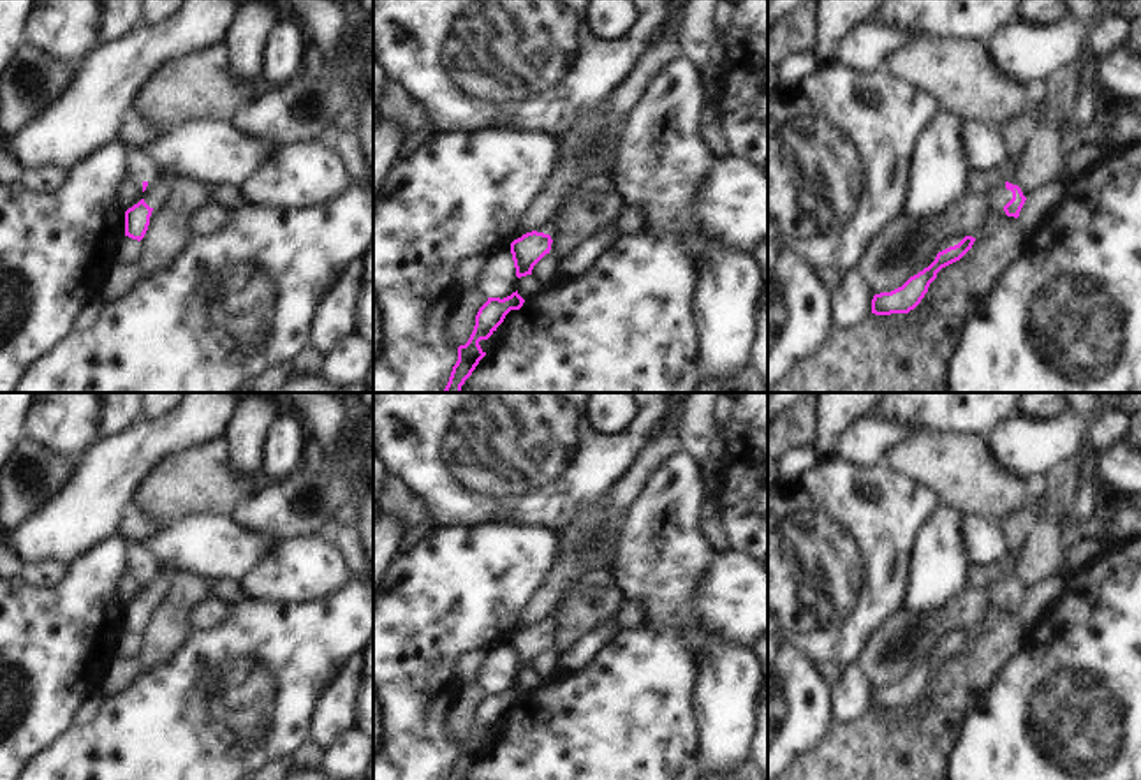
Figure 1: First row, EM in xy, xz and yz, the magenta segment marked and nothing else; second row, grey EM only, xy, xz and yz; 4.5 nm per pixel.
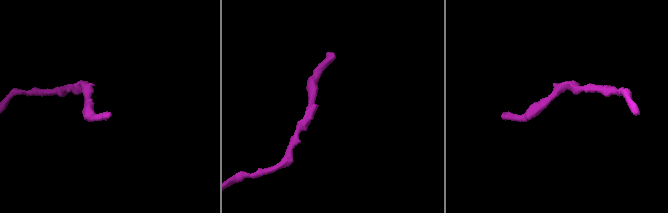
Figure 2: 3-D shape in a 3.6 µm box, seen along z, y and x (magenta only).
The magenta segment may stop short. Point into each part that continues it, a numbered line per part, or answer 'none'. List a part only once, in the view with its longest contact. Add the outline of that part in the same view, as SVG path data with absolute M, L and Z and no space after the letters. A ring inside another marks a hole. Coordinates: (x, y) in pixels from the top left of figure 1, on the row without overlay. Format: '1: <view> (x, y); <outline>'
1: yz (999, 590); M998 574L997 581L984 588L991 604L1004 606L1004 600L1012 593L1012 586L1005 583L1005 574Z

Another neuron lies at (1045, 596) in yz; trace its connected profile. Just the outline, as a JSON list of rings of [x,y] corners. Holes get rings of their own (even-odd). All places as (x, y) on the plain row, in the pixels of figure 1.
[[[1055,574],[1027,592],[1018,616],[1025,636],[1039,623],[1039,620],[1058,602],[1067,590],[1067,576]]]

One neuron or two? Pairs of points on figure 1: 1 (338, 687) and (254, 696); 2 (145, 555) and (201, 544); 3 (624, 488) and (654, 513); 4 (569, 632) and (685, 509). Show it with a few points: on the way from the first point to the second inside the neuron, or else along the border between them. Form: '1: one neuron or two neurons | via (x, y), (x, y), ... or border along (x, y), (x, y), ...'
1: two neurons | border along (351, 655), (319, 698), (309, 726)
2: one neuron | via (159, 553), (187, 544)
3: two neurons | border along (661, 465), (650, 474), (618, 529)
4: two neurons | border along (608, 574), (624, 599)

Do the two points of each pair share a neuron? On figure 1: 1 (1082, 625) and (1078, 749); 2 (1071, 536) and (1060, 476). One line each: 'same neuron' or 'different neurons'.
1: same neuron
2: different neurons

